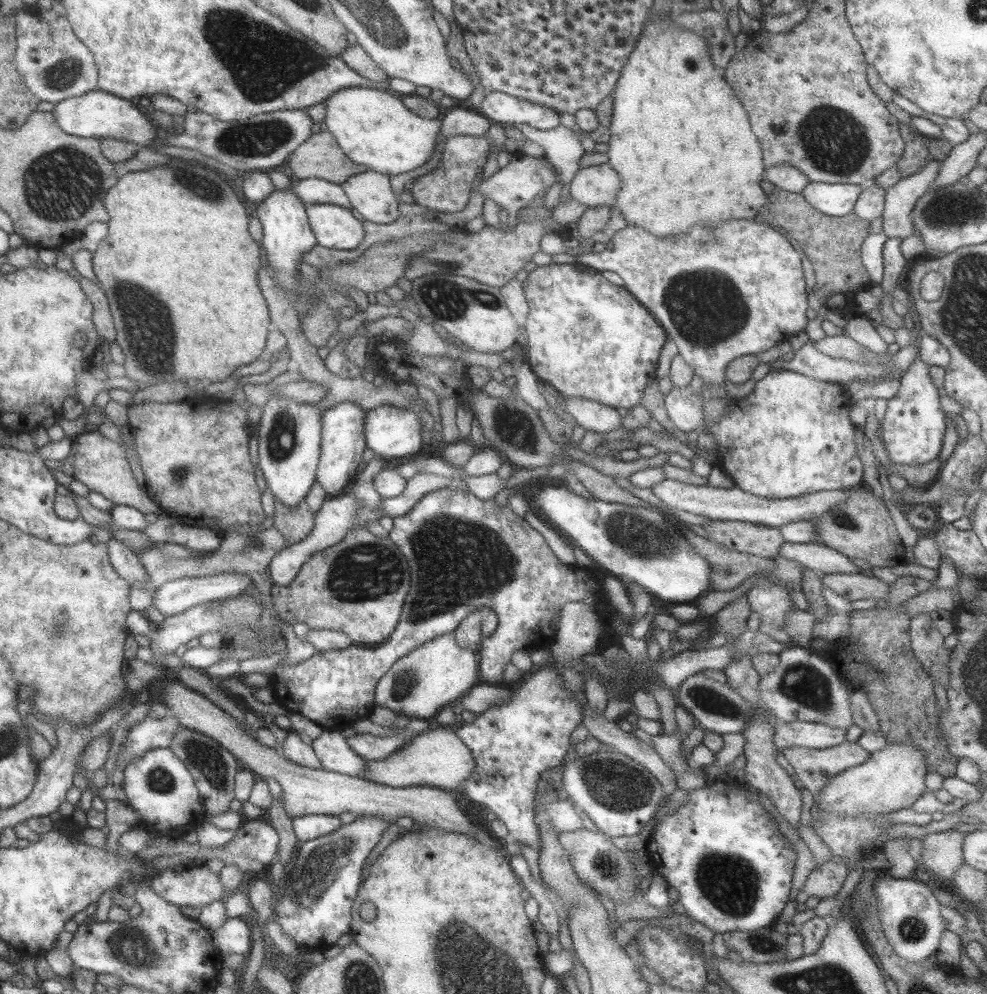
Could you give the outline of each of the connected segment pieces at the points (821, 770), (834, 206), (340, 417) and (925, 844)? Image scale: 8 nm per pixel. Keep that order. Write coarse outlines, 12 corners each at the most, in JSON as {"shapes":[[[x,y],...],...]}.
{"shapes":[[[841,742],[778,750],[815,796],[833,776],[869,753]],[[808,182],[800,193],[821,214],[853,212],[862,186]],[[366,409],[321,411],[316,478],[345,494],[365,450]],[[966,833],[921,838],[921,865],[945,882],[963,865]]]}

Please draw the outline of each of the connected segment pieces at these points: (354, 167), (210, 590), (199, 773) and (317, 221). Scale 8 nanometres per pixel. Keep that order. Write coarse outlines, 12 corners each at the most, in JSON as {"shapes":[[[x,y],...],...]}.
{"shapes":[[[327,130],[290,154],[293,181],[341,184],[367,169],[349,160]],[[220,572],[160,584],[152,606],[164,616],[231,598],[253,584]],[[184,727],[169,750],[195,781],[205,821],[229,811],[237,762]],[[329,203],[304,209],[317,245],[351,251],[365,227]]]}

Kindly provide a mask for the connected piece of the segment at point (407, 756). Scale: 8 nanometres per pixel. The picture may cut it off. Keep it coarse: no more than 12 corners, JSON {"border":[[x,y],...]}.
{"border":[[437,725],[362,780],[451,792],[475,768],[452,725]]}

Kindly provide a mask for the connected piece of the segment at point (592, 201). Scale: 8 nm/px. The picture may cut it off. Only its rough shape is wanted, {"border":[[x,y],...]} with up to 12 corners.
{"border":[[607,163],[579,169],[565,190],[586,208],[612,206],[621,188]]}

